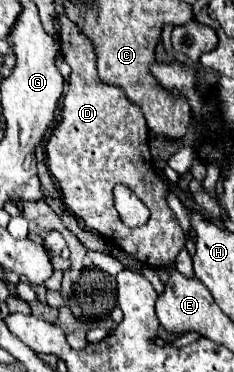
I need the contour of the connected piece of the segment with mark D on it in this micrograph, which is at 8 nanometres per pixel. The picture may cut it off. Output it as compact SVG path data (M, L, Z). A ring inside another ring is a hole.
M62 20L60 46L72 74L70 88L62 100L60 124L46 142L46 164L58 182L66 208L88 228L106 236L112 244L142 264L150 268L174 264L178 252L184 248L184 232L174 212L166 206L168 186L152 170L144 114L134 102L128 100L122 88L106 84L98 78L96 48L70 20ZM118 182L126 184L148 206L148 224L140 228L128 228L122 224L112 204L112 188Z

